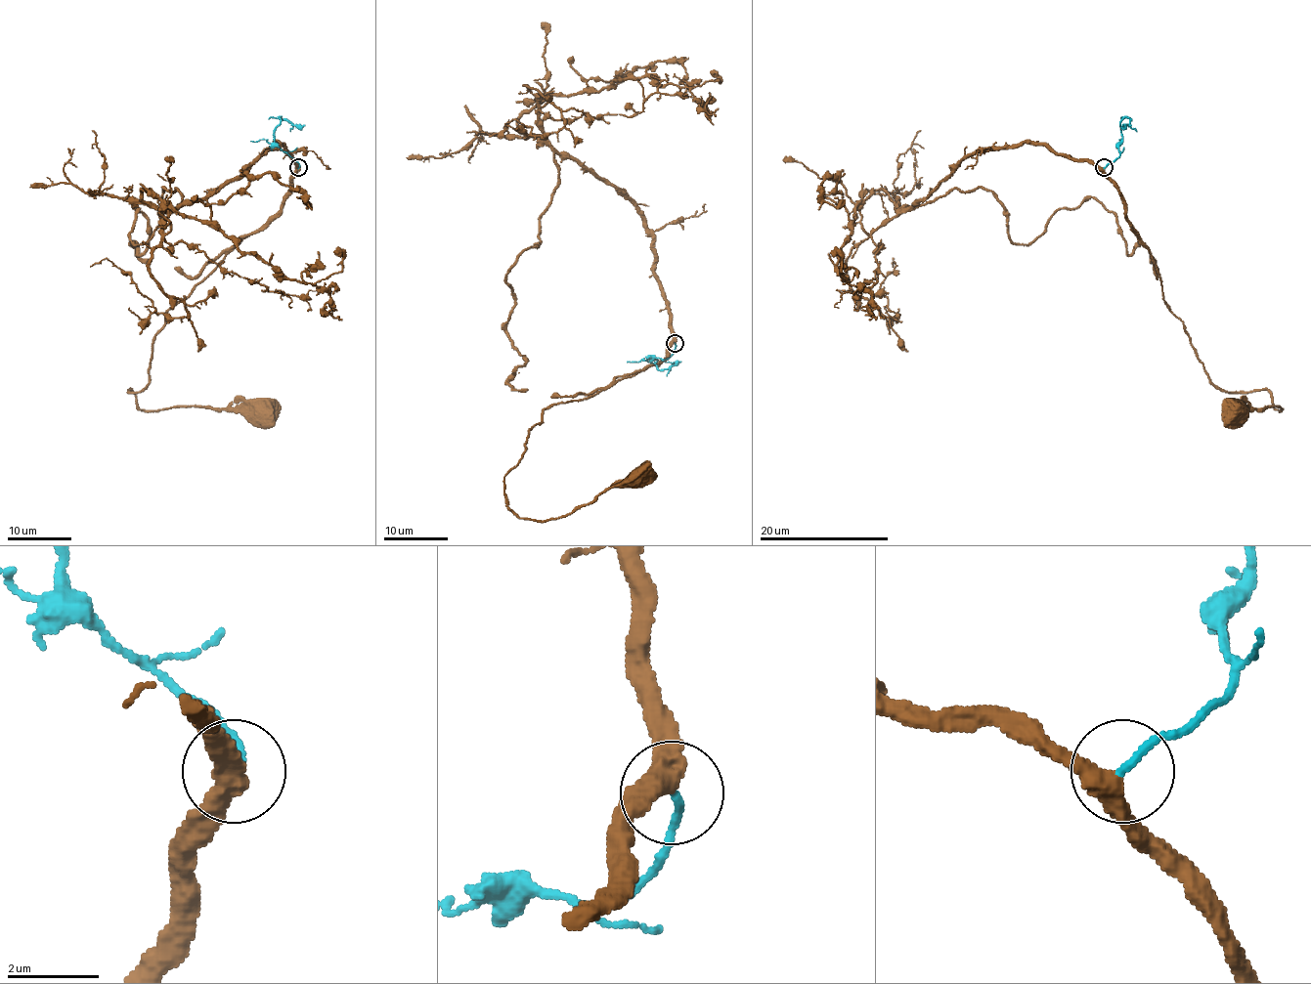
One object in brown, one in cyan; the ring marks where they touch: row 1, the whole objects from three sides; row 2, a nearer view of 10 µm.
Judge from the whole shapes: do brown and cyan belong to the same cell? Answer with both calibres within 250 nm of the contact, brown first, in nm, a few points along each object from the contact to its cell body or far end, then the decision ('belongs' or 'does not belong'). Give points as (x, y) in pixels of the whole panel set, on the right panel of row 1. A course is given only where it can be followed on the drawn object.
440/150 nm | brown via (1104, 169), (1157, 267), (1166, 307), (1213, 383), (1267, 389), (1281, 408), (1233, 415) | cyan via (1104, 167), (1120, 155), (1120, 120), (1128, 117), (1129, 122), (1121, 125) | belongs

